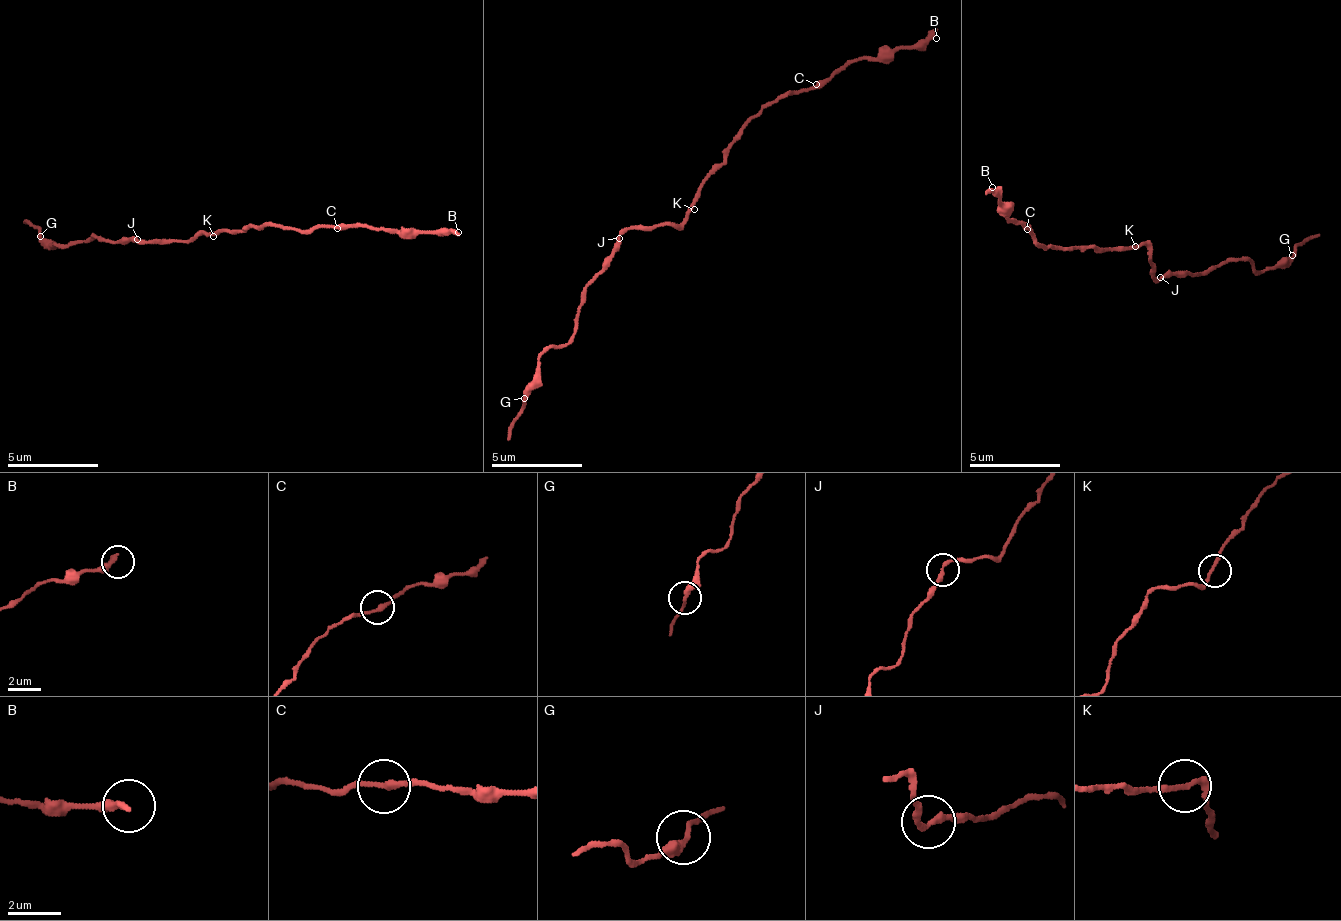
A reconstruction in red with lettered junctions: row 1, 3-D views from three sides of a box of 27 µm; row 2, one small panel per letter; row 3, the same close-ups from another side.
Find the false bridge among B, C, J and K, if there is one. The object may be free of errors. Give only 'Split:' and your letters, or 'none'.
Split: none

